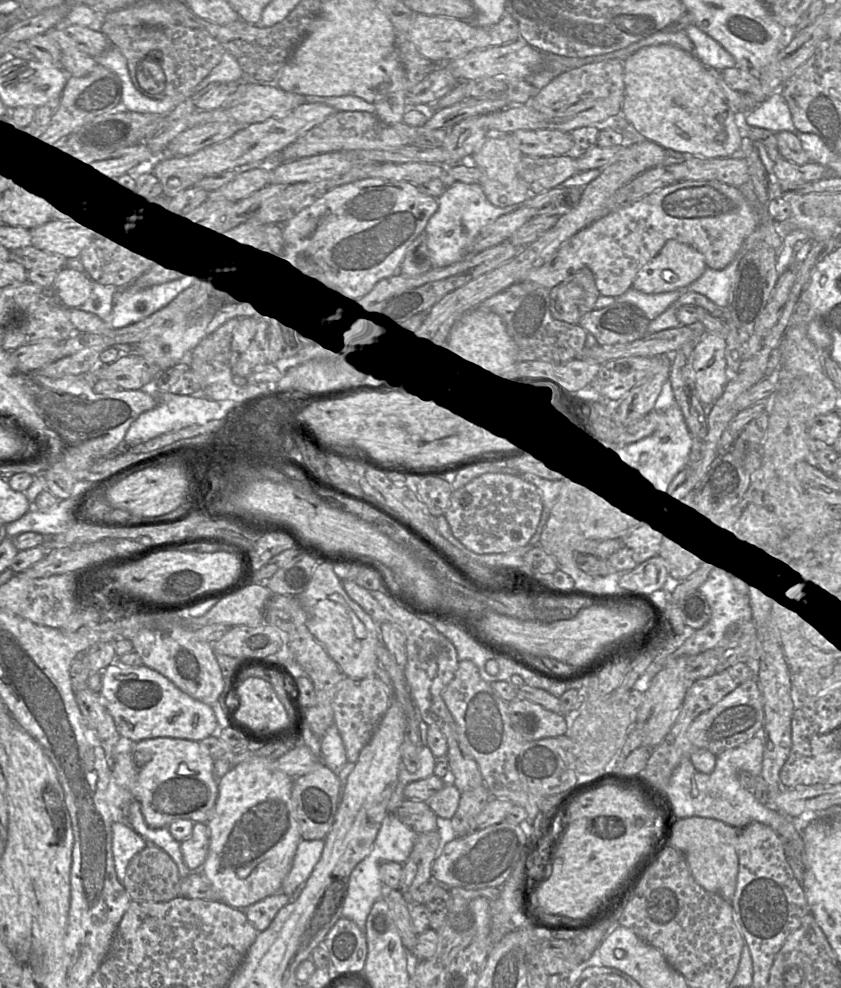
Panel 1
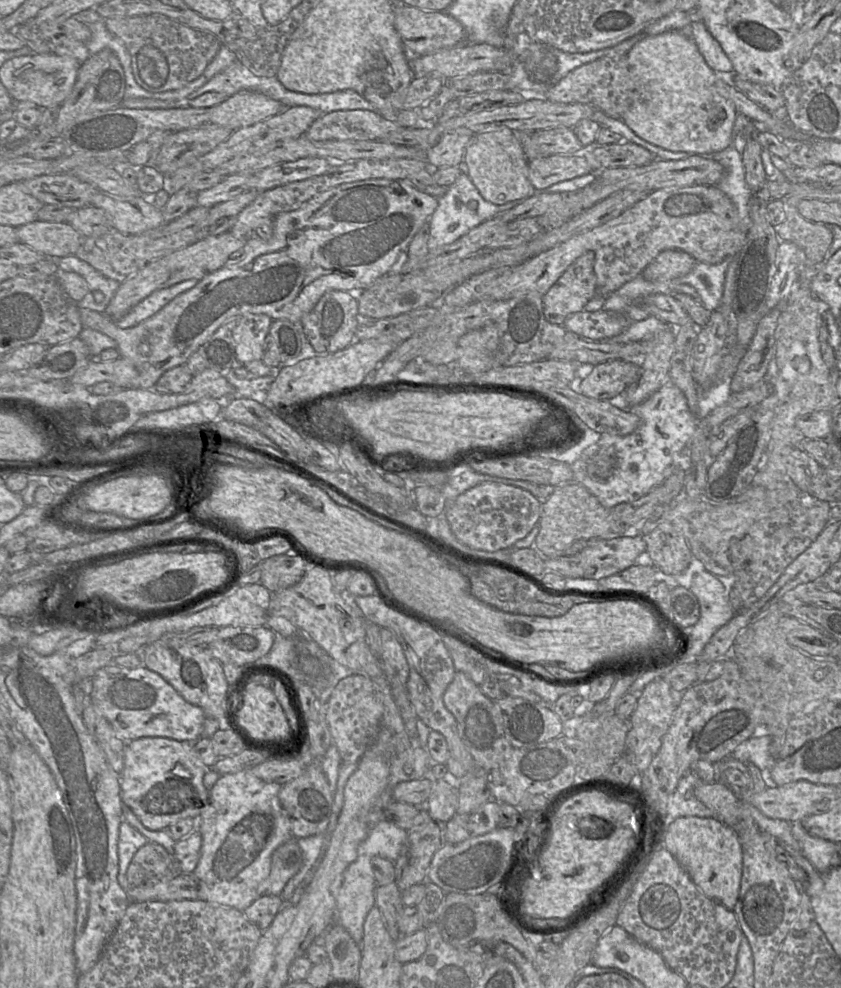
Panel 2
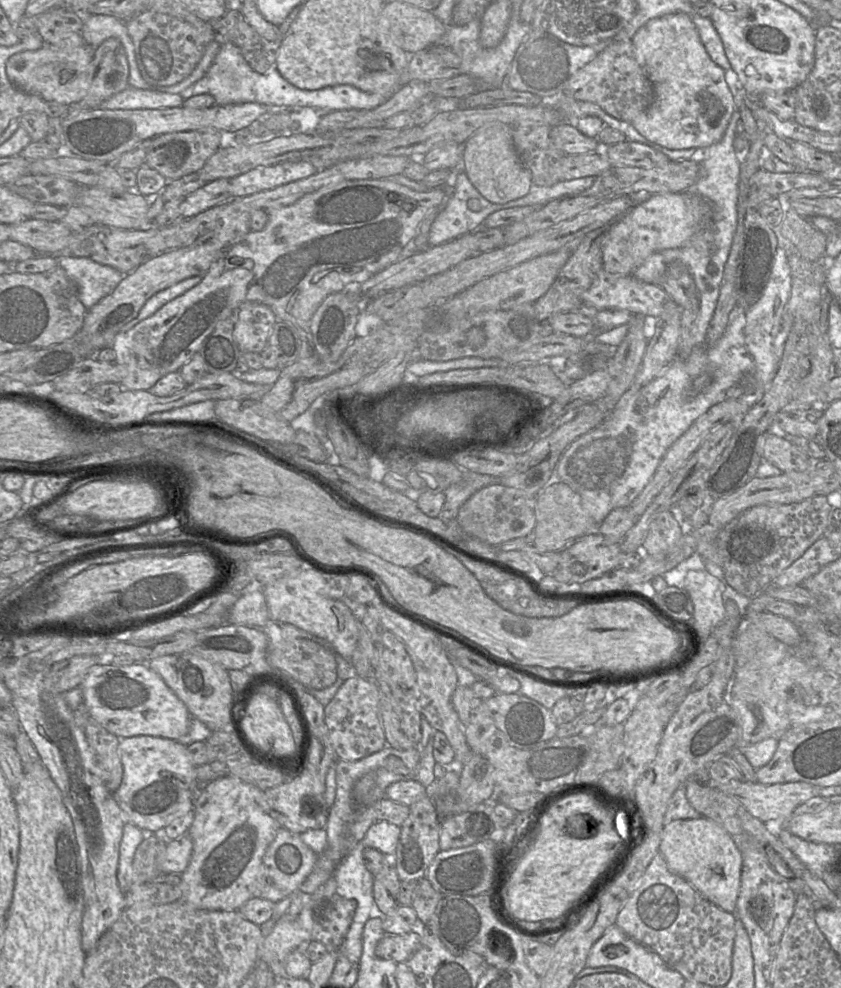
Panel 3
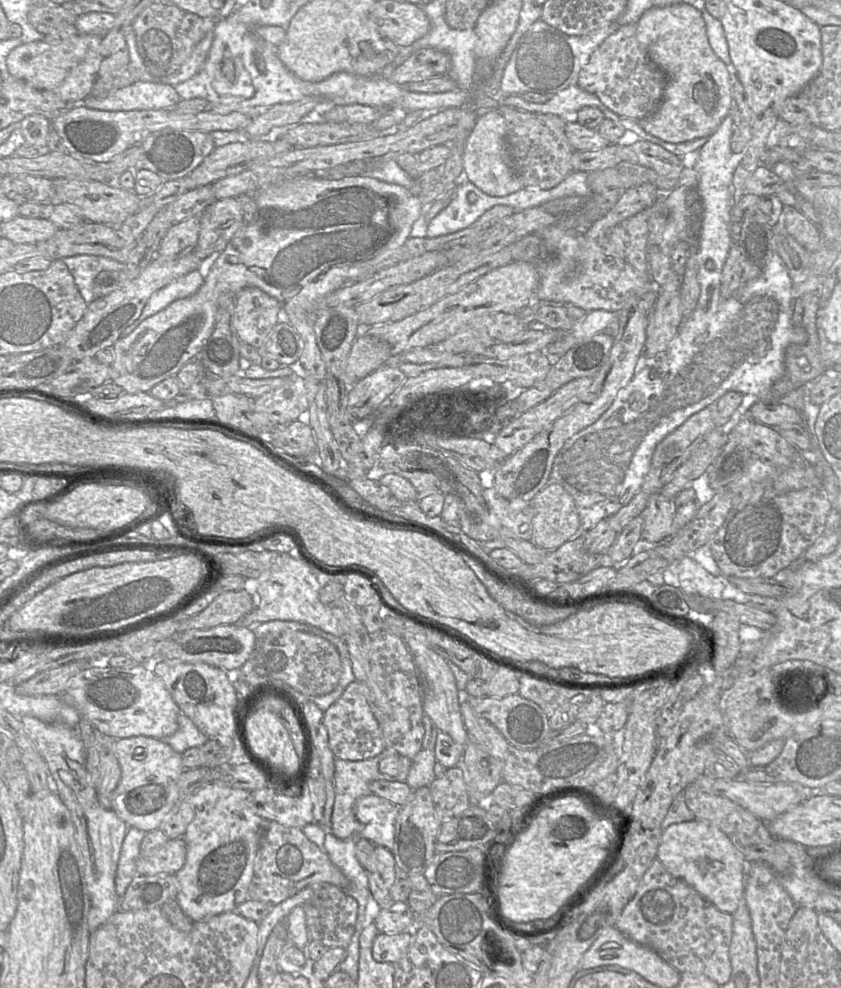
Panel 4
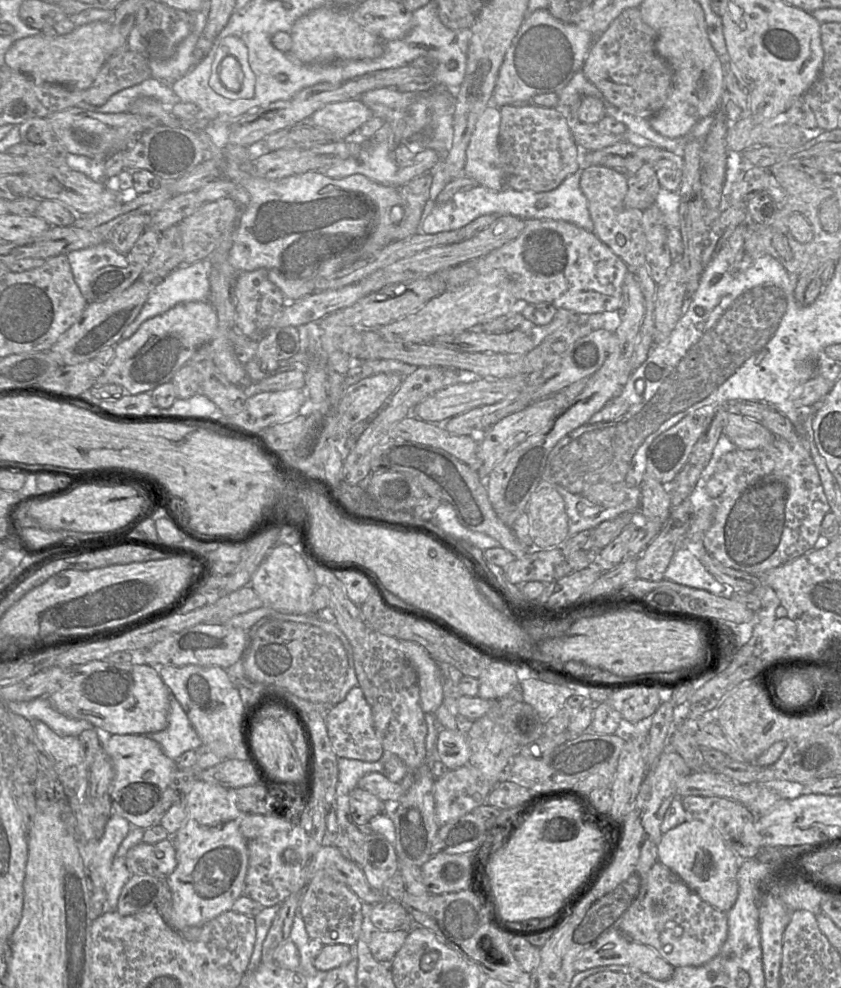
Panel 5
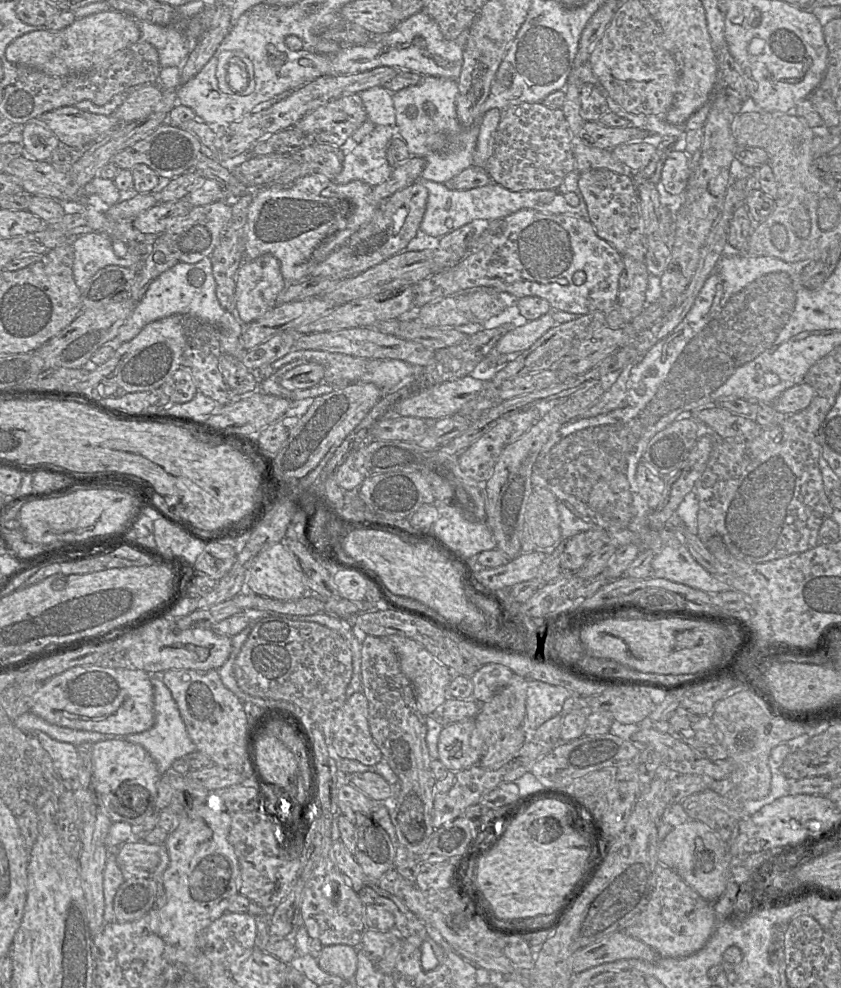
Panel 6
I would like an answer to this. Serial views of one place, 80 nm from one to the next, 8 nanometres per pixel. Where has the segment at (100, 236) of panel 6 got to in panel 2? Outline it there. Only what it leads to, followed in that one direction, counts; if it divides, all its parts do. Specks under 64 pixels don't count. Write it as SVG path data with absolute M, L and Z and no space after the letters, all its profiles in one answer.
M69 255L57 260L58 270L75 272L81 275L88 283L88 293L77 302L79 309L89 309L104 313L120 283L108 278L93 268L87 262L75 255Z

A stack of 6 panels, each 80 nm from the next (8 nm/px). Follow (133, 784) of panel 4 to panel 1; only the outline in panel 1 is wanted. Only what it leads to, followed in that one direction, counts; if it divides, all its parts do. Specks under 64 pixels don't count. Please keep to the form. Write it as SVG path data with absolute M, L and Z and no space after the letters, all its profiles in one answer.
M156 737L133 744L132 756L138 769L133 798L140 804L146 824L168 827L175 820L207 823L218 797L218 780L213 773L215 760L200 741Z

